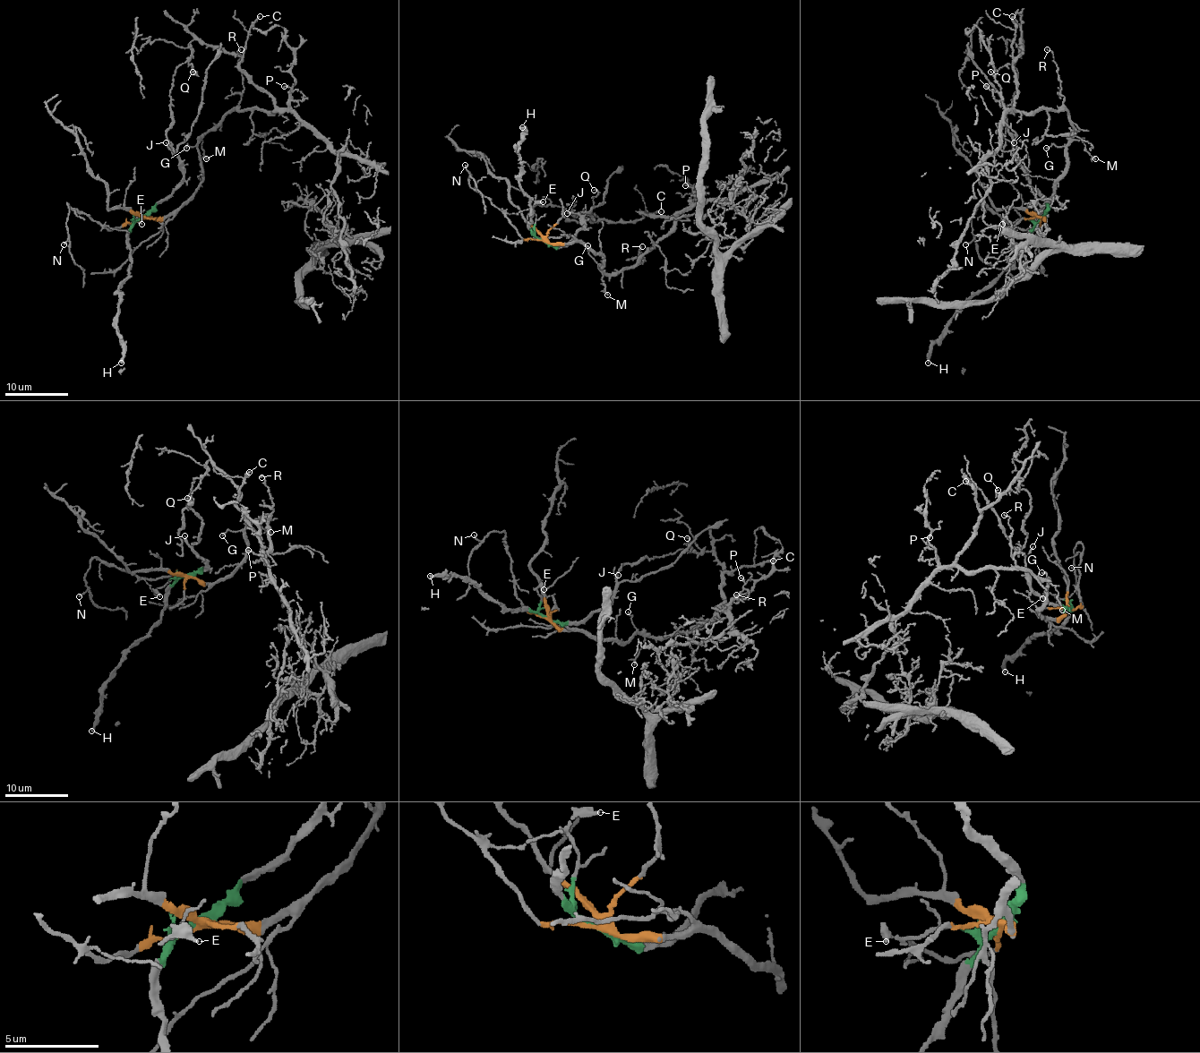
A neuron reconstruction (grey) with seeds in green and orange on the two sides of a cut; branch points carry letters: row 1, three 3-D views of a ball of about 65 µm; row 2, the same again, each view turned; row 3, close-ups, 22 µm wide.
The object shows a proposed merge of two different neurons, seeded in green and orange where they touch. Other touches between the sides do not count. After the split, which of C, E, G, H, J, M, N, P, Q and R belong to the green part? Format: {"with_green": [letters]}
{"with_green": ["E", "H", "J"]}

